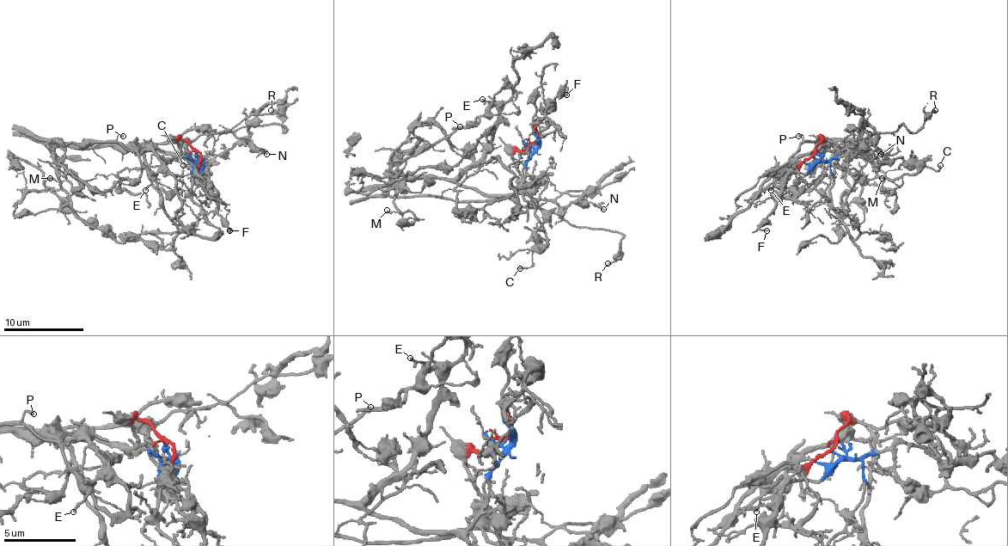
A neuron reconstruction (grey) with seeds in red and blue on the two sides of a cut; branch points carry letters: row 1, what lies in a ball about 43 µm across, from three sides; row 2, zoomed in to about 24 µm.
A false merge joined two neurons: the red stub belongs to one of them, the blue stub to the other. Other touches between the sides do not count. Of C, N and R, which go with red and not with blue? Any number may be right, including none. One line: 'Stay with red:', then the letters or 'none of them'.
Stay with red: R

